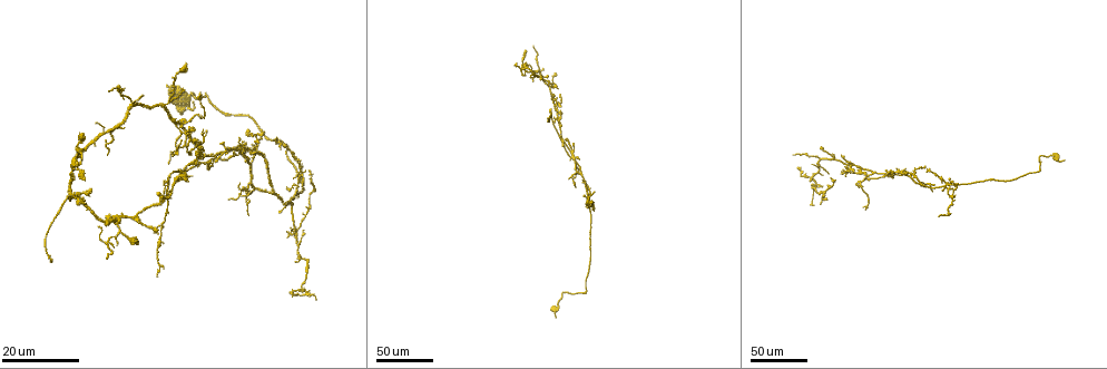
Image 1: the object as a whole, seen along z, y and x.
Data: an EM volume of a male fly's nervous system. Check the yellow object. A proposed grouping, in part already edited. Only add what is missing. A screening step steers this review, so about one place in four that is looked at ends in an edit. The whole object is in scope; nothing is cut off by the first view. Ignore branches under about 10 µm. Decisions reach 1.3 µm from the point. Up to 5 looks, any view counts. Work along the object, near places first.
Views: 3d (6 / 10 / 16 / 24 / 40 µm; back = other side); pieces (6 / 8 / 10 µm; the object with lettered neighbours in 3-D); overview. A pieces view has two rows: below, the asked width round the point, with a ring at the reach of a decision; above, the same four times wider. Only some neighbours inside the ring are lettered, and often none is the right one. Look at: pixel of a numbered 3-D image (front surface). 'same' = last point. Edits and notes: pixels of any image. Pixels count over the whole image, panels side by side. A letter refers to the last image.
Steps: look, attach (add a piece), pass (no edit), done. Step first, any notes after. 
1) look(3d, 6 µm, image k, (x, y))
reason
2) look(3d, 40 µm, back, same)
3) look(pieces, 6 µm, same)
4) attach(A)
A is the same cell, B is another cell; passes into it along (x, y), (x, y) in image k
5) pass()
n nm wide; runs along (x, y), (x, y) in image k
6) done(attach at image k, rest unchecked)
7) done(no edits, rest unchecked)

look(3d, 40 µm, image 1, (156, 275))
long arm stops here

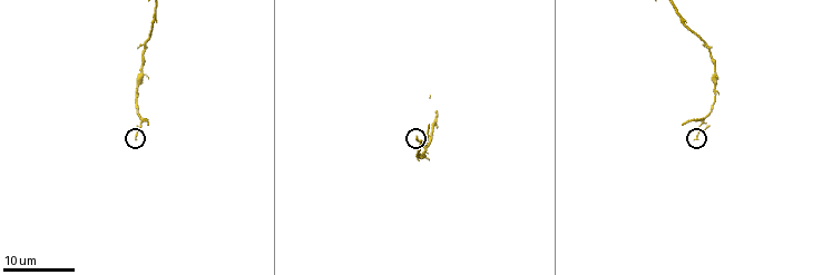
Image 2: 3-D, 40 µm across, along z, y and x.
look(pieces, 10 µm, image 2, (416, 138))

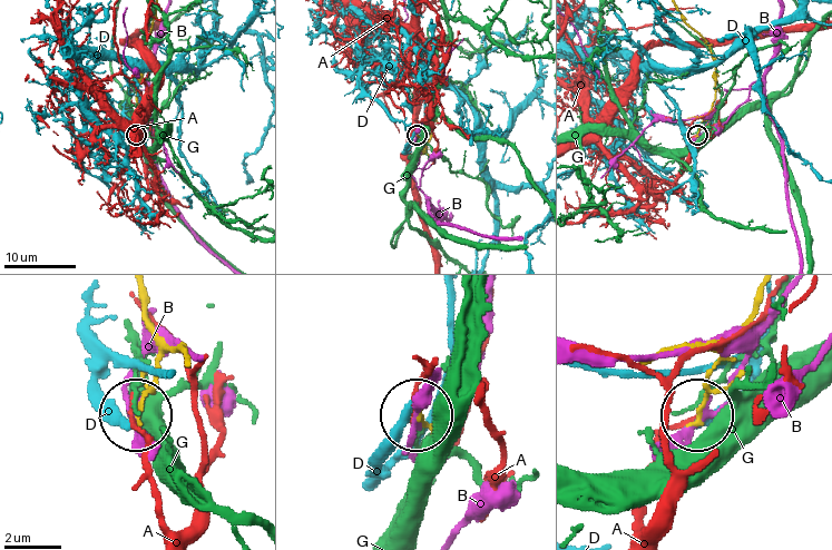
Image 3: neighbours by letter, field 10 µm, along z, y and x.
pass()
A, B, D and G are other cells; no lettered piece goes on from it

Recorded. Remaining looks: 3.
look(3d, 40 µm, image 1, (564, 140))
end of a long branch

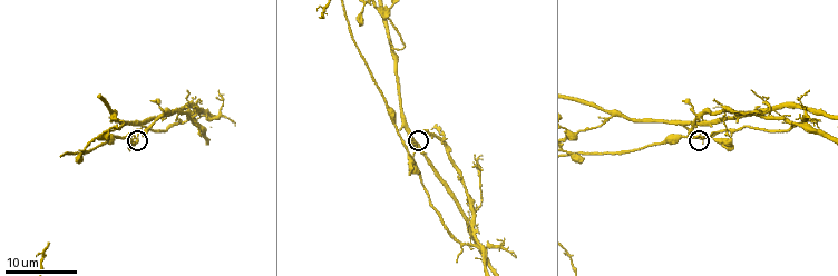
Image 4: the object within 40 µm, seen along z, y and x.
look(pieces, 6 µm, image 4, (424, 132))

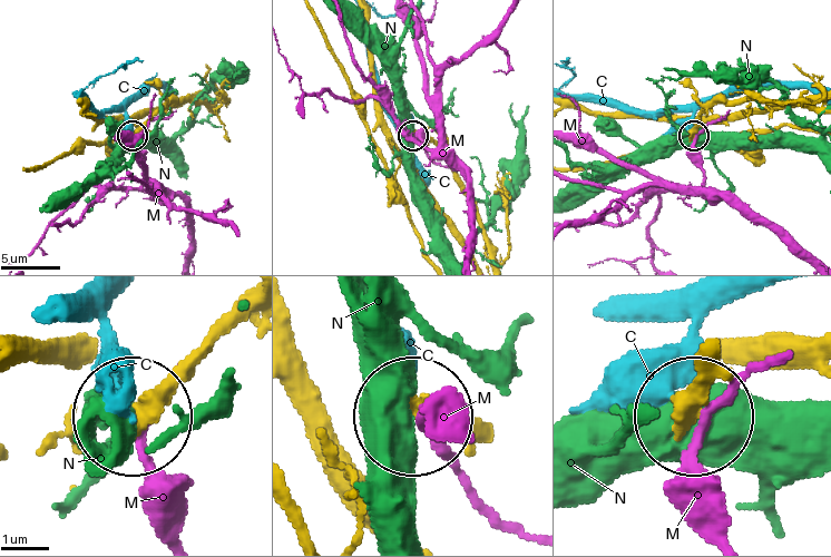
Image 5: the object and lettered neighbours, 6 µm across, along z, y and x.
pass()
C, M and N are other cells; runs along (722, 353), (697, 409) in image 5; no lettered piece goes on from it

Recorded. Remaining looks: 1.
done(no edits, rest unchecked)

